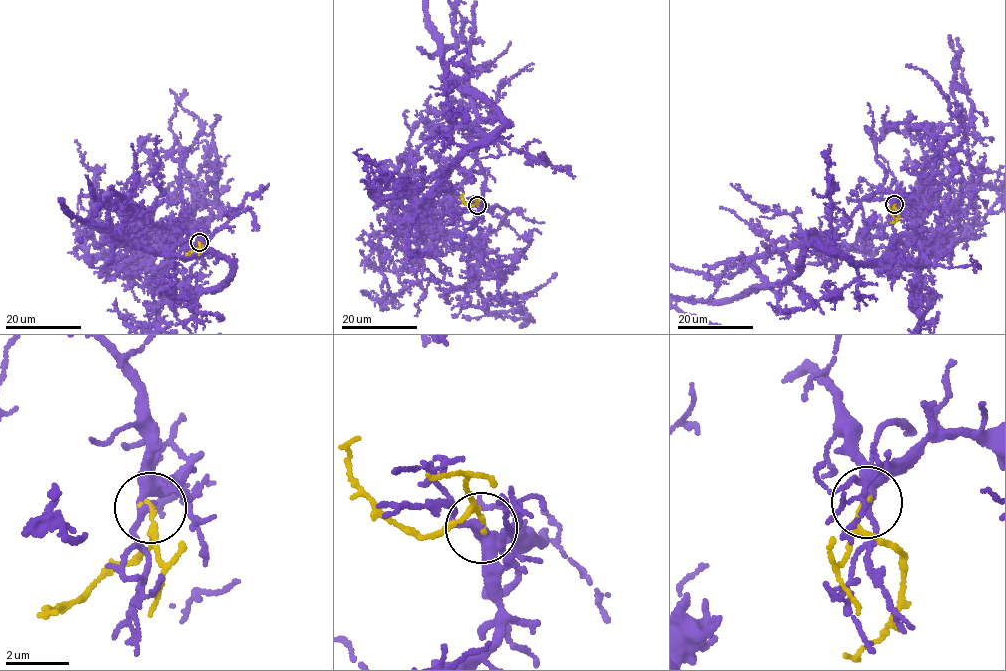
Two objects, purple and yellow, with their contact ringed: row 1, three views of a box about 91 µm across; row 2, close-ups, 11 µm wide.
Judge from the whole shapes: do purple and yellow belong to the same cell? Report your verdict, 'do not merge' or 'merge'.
merge

